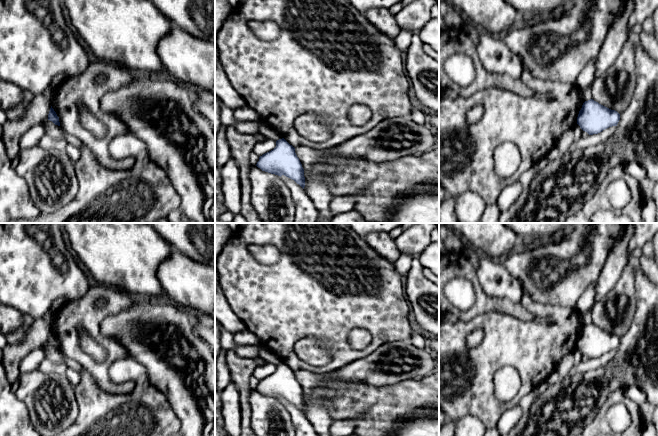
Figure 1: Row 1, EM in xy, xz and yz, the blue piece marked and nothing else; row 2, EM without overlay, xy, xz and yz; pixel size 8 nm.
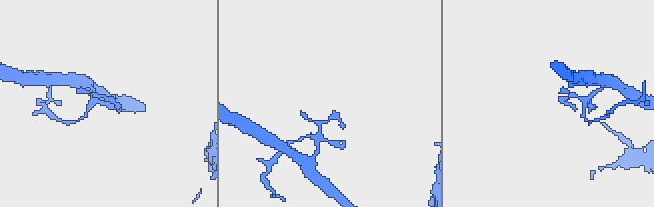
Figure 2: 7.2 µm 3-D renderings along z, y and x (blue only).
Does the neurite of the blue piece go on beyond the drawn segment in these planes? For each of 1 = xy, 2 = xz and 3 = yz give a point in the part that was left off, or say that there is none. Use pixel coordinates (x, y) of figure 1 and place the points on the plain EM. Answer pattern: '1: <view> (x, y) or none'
1: none
2: none
3: none

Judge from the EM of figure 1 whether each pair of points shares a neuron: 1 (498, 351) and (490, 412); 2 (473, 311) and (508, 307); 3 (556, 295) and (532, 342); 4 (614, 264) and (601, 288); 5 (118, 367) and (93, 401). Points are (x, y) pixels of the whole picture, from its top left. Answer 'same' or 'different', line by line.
1: same
2: same
3: different
4: same
5: same

